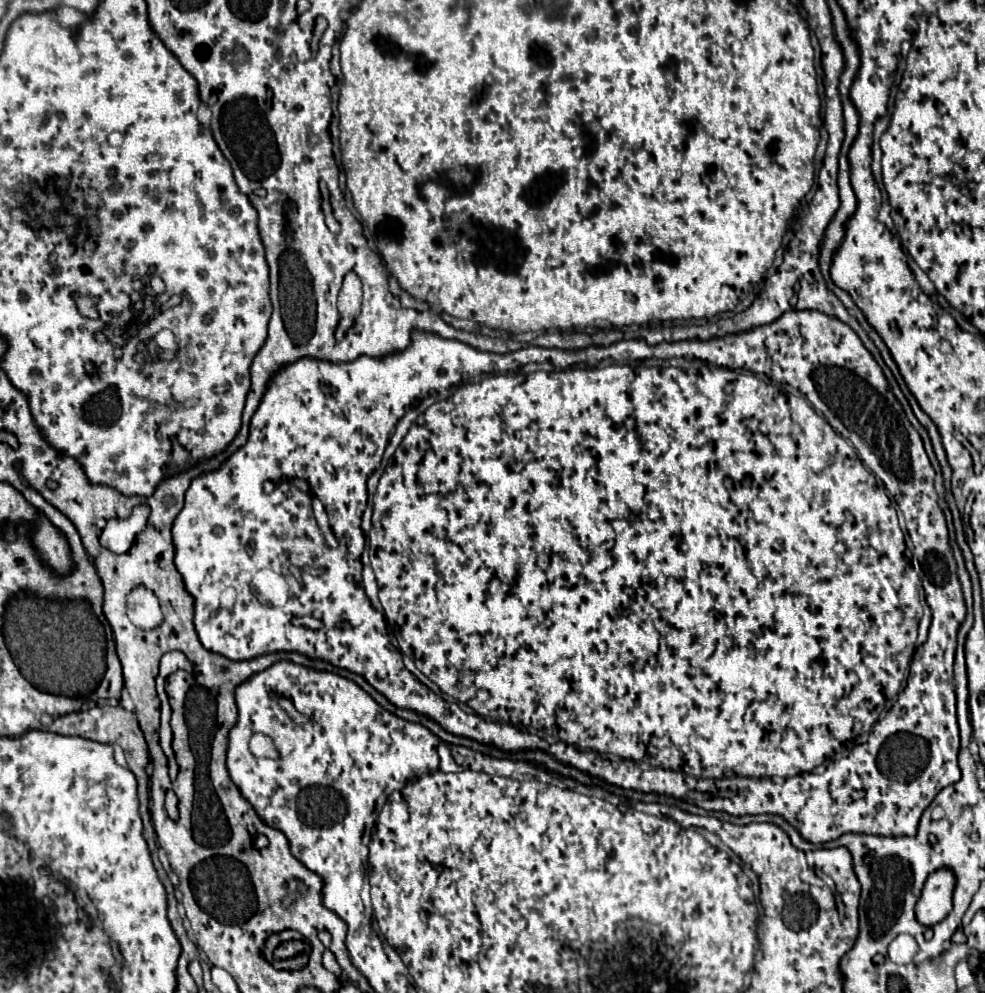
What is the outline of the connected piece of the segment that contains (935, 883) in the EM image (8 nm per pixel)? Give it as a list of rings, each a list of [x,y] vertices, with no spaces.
[[[946,868],[936,870],[928,876],[922,896],[915,905],[916,919],[922,926],[934,926],[942,922],[952,910],[952,892],[954,892],[954,874]]]

